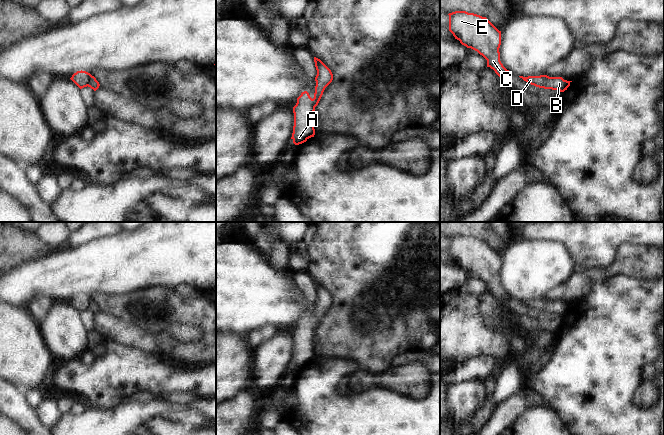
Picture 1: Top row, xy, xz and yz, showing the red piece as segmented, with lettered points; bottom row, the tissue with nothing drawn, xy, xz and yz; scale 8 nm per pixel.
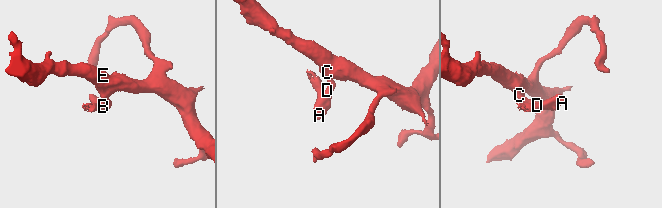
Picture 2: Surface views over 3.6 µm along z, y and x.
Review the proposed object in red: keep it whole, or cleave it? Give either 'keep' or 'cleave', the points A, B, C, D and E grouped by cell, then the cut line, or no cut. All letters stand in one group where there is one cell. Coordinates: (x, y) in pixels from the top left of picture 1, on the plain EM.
cleave | A / B C D E | xy (91, 299), (87, 309)

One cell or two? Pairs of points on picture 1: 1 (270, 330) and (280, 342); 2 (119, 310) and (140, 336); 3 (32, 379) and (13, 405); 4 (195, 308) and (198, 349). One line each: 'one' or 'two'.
1: two
2: two
3: two
4: one

